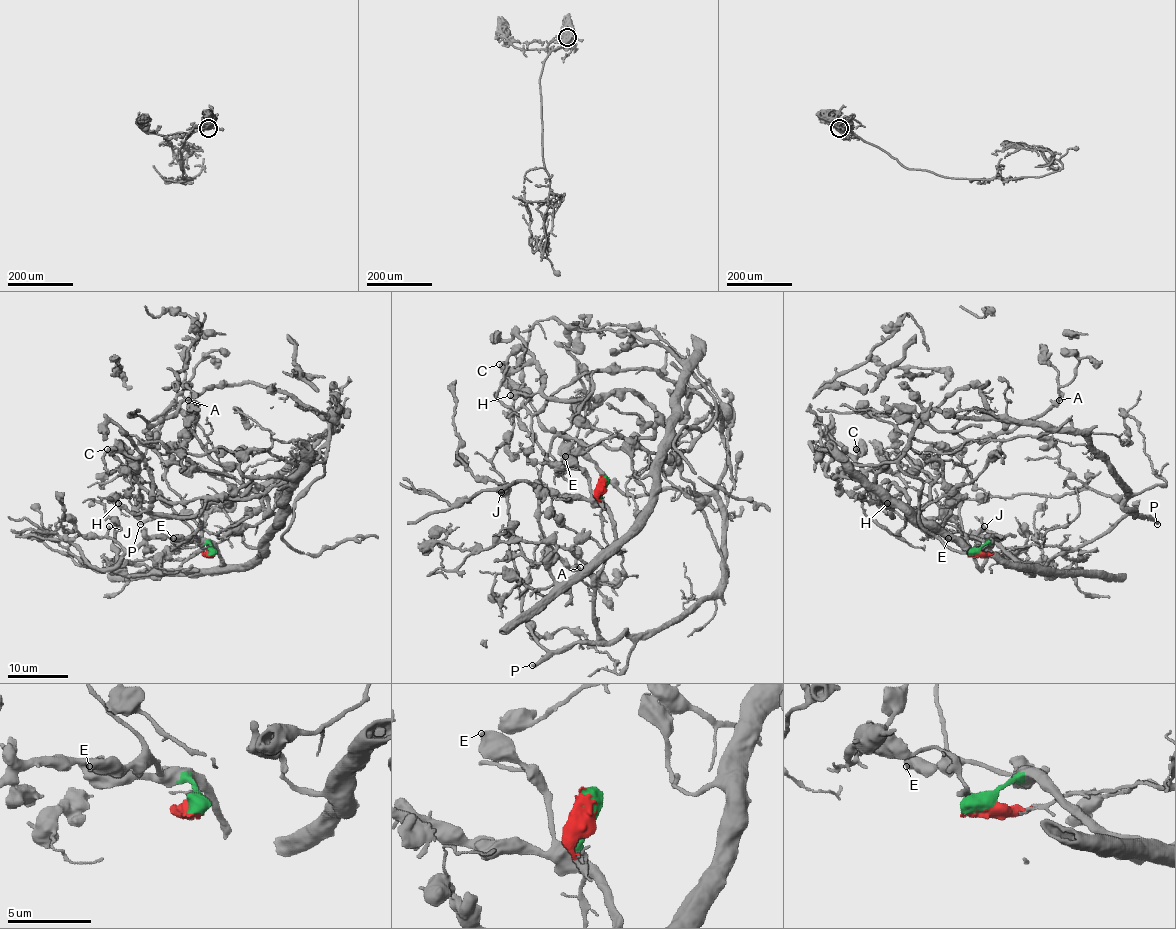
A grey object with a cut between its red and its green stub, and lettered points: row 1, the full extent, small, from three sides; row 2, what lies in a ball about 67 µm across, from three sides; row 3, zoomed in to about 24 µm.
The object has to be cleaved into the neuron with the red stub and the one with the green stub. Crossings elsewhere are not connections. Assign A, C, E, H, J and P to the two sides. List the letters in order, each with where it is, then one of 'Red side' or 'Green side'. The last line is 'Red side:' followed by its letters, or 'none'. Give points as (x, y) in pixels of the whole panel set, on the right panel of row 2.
A: Place: (1059, 400). Green side
C: Place: (856, 449). Green side
E: Place: (948, 538). Green side
H: Place: (887, 503). Green side
J: Place: (984, 526). Green side
P: Place: (1157, 524). Red side
Red side: P

